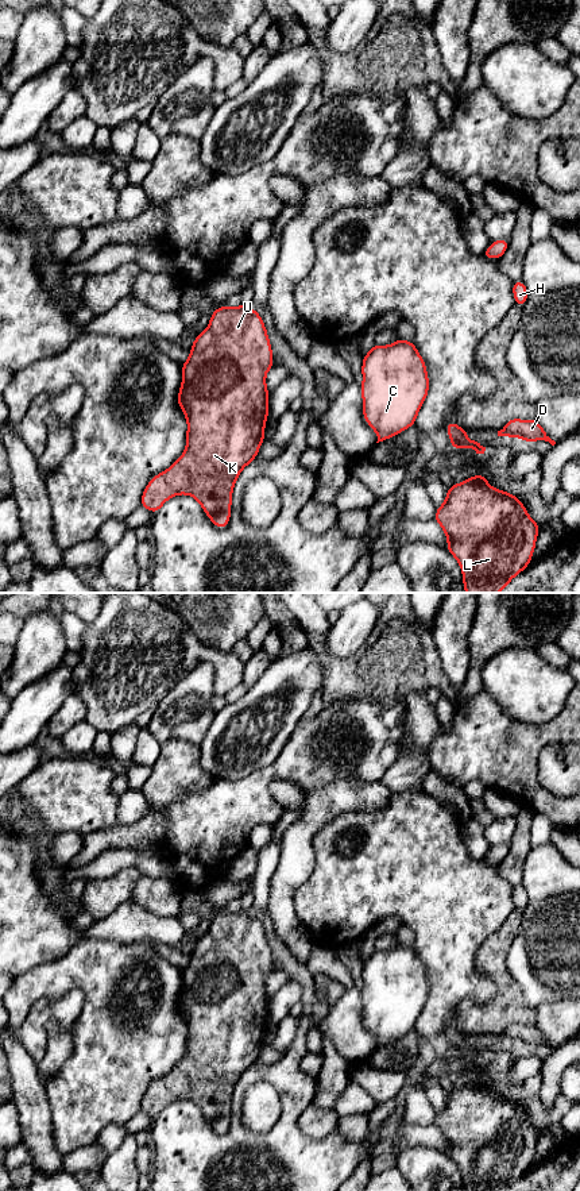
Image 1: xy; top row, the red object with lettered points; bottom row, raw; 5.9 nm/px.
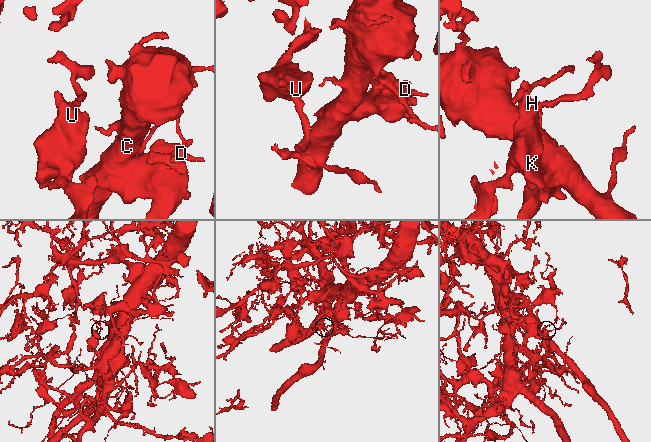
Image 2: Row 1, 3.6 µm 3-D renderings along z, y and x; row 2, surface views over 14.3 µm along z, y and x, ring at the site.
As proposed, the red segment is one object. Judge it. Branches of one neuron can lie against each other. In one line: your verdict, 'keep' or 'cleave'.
cleave

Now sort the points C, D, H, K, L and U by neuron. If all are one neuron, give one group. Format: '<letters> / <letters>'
C D H / K L U

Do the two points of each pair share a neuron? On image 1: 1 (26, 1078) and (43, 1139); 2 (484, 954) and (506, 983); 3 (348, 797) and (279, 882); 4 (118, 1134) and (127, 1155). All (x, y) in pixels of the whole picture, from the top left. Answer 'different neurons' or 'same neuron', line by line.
1: same neuron
2: same neuron
3: same neuron
4: different neurons

